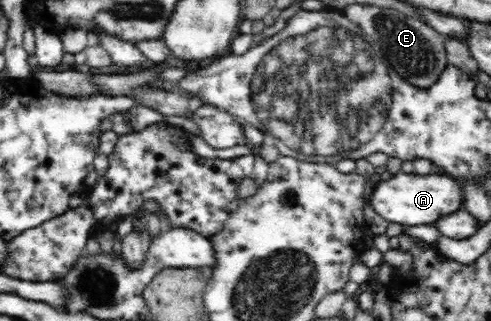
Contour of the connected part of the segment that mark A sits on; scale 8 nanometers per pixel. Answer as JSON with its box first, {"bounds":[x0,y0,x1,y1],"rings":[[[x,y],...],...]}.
{"bounds":[364,171,463,225],"rings":[[[436,171],[422,177],[415,173],[406,174],[399,172],[388,181],[380,181],[372,187],[372,193],[365,195],[364,205],[370,204],[376,214],[384,217],[389,222],[404,225],[433,224],[442,215],[449,215],[463,207],[463,189],[452,176]]]}

